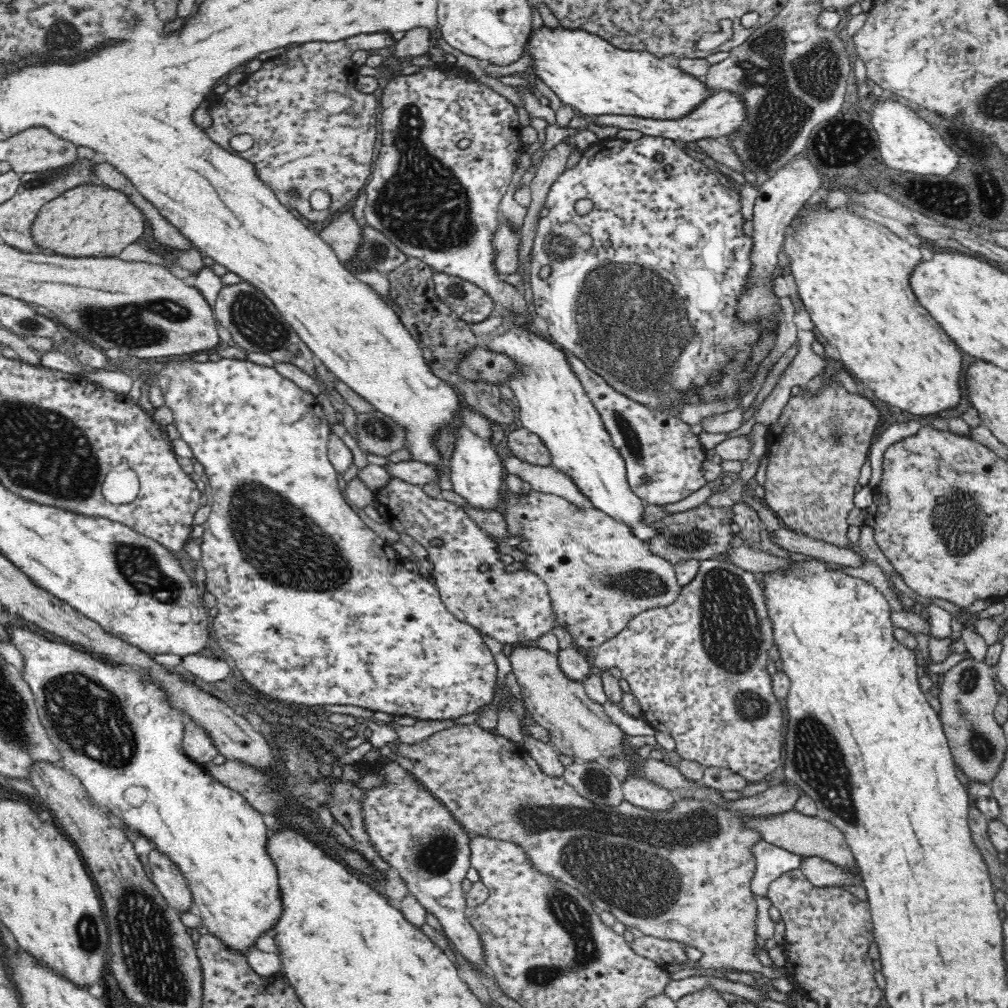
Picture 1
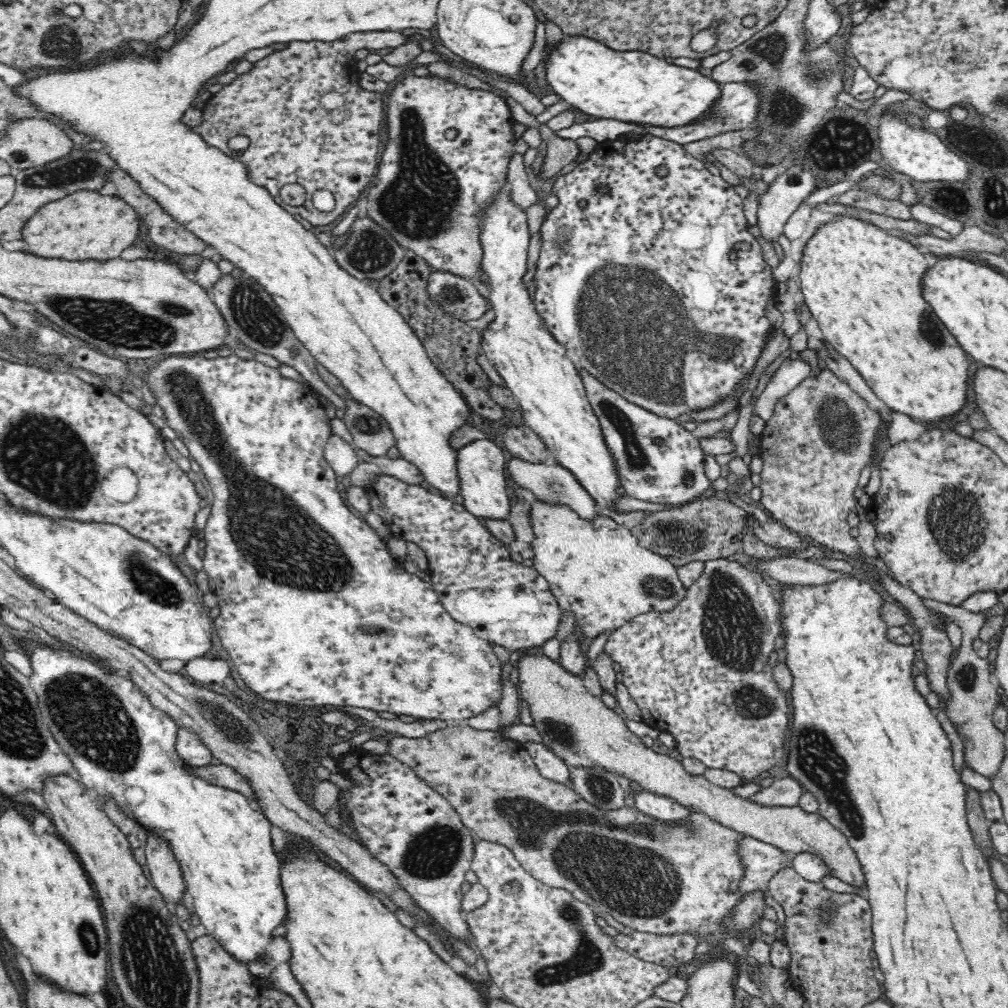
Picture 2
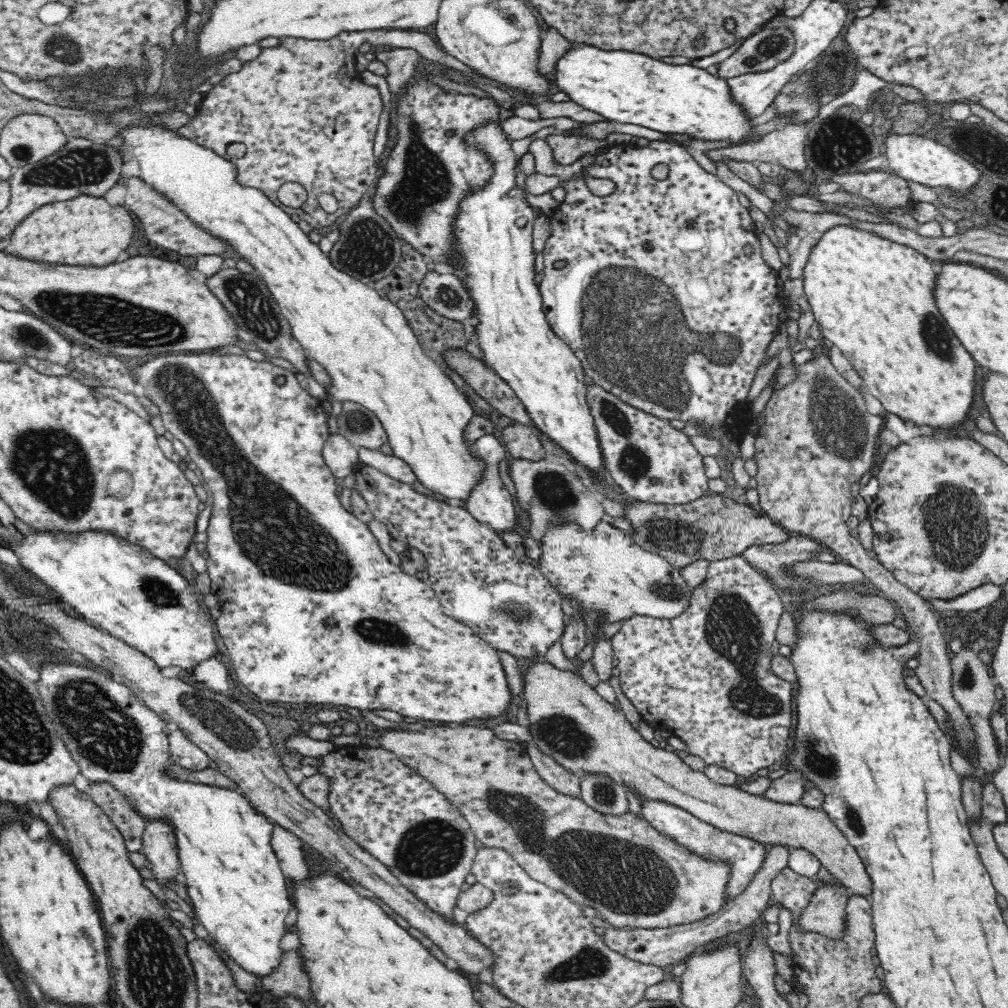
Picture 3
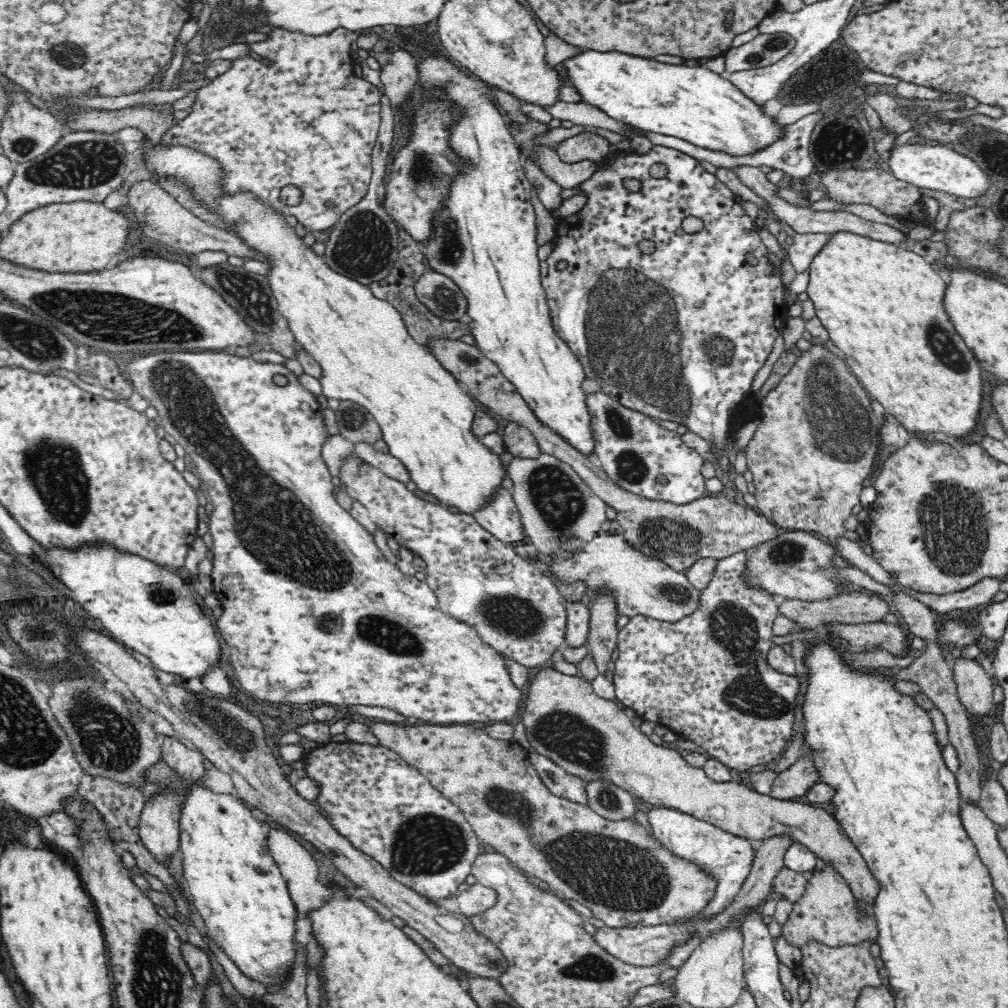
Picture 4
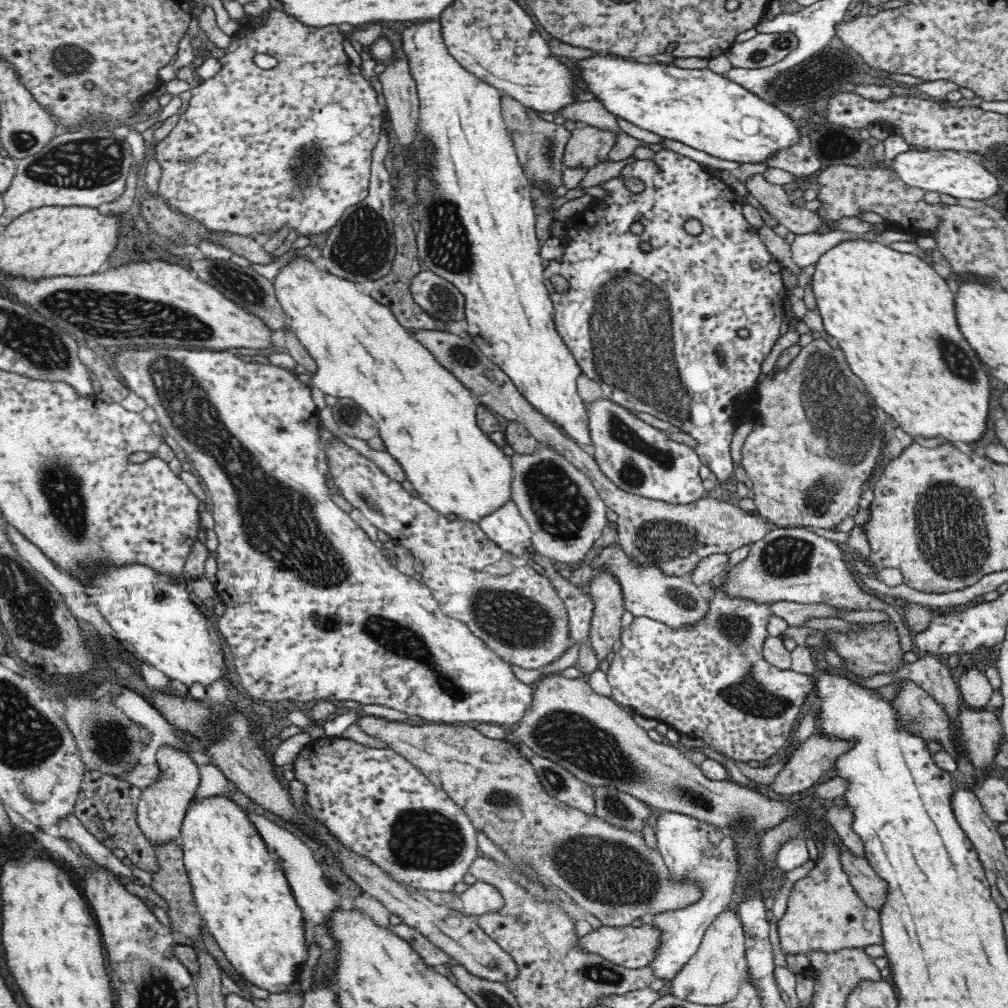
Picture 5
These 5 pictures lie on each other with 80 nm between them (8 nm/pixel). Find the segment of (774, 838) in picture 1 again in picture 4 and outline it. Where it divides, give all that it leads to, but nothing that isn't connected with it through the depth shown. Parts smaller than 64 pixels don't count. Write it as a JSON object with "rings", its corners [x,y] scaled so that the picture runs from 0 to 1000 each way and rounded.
{"rings":[[[552,663],[536,665],[530,675],[526,676],[524,694],[518,710],[523,735],[526,744],[537,750],[542,750],[558,761],[562,766],[575,771],[578,775],[601,775],[623,785],[631,794],[644,796],[651,801],[665,801],[669,804],[684,808],[695,814],[703,815],[724,827],[737,829],[751,837],[758,831],[770,827],[783,827],[785,835],[795,835],[809,848],[822,855],[836,872],[842,877],[847,889],[857,894],[863,901],[867,899],[872,886],[872,875],[867,871],[854,845],[843,835],[841,830],[833,826],[831,815],[818,803],[800,797],[774,794],[767,790],[754,788],[741,778],[735,778],[729,773],[724,776],[706,774],[697,762],[685,759],[670,743],[653,739],[643,733],[627,714],[621,709],[619,701],[607,693],[599,693],[587,684],[586,676],[574,669],[564,671]]]}

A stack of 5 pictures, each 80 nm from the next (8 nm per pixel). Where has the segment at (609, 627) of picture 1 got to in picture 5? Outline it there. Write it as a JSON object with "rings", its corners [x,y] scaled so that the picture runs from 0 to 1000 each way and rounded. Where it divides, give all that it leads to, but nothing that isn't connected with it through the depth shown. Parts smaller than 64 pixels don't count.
{"rings":[[[611,538],[597,546],[593,555],[587,558],[588,565],[591,566],[595,560],[602,560],[604,567],[612,571],[618,585],[621,606],[631,613],[645,613],[661,619],[665,624],[688,624],[704,607],[702,590],[683,572],[661,570],[649,561],[631,561]]]}

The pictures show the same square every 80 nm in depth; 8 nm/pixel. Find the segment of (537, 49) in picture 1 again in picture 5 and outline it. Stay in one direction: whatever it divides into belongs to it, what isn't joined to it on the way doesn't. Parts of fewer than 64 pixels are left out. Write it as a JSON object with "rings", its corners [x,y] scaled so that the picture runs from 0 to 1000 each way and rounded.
{"rings":[[[589,56],[589,58],[583,58],[583,60],[575,60],[573,62],[573,69],[575,69],[575,75],[579,79],[579,83],[583,85],[583,91],[589,91],[593,95],[594,99],[598,101],[598,104],[603,108],[603,111],[607,111],[627,123],[631,123],[639,129],[643,129],[658,136],[660,139],[671,139],[675,143],[681,143],[686,147],[700,151],[704,155],[714,157],[716,159],[722,159],[726,161],[732,161],[734,163],[756,163],[761,165],[761,161],[772,151],[778,148],[786,147],[786,145],[792,145],[794,139],[796,139],[796,132],[792,122],[788,117],[784,117],[782,112],[778,111],[775,107],[768,105],[766,102],[758,100],[758,98],[750,95],[747,91],[744,91],[741,87],[738,87],[735,83],[722,78],[716,77],[714,73],[709,73],[703,68],[699,69],[679,69],[679,67],[671,67],[671,65],[656,65],[655,63],[649,63],[637,59],[635,62],[632,60],[617,60],[617,58],[610,58],[611,56]]]}

